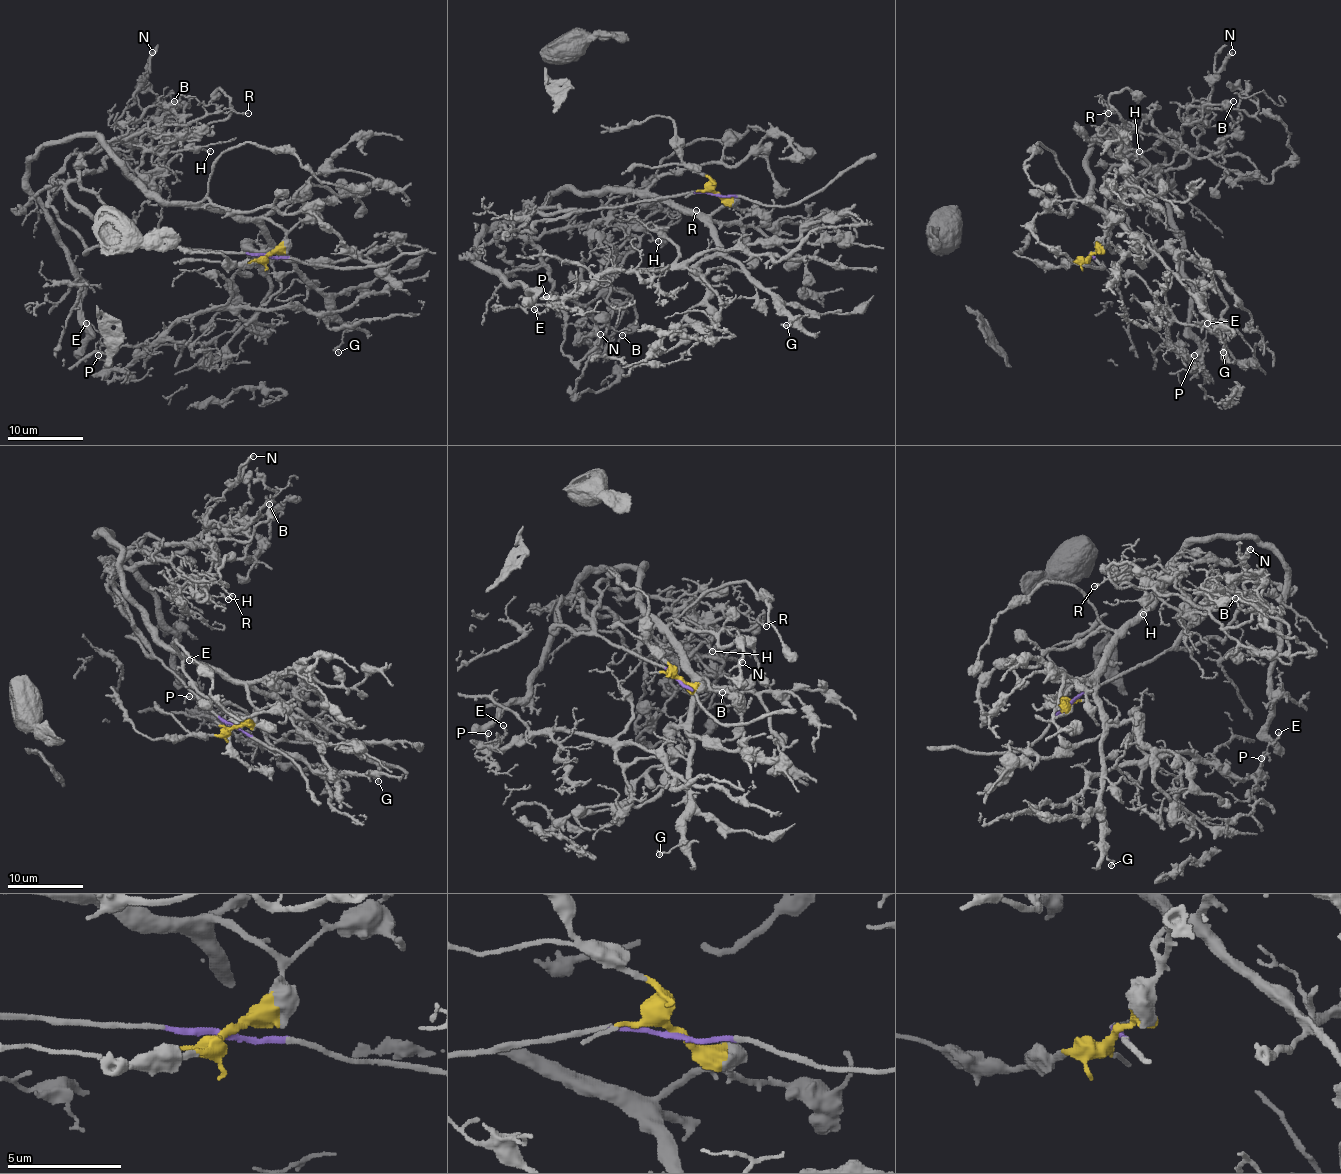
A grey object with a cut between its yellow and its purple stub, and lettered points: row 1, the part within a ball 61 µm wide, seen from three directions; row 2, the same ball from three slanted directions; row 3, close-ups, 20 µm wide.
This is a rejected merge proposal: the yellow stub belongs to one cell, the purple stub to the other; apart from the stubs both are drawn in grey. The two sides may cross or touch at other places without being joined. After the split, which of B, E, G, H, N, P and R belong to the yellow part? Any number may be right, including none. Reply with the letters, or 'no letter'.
E, G, P

